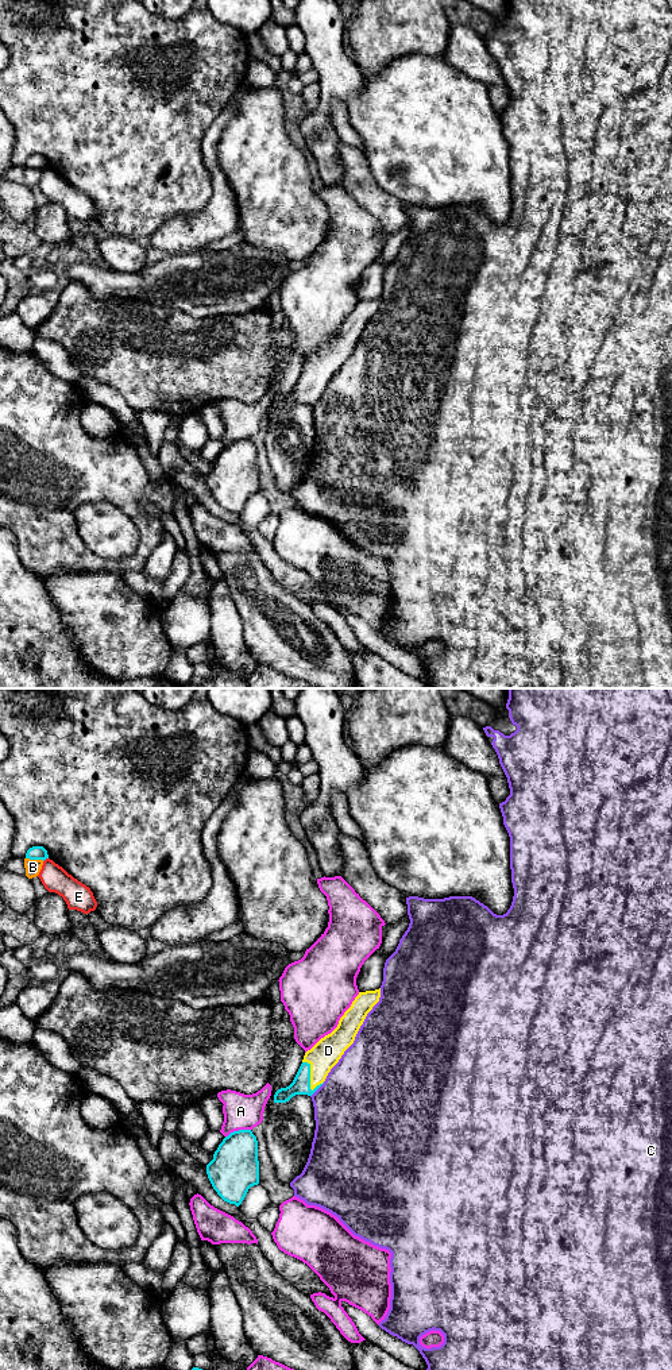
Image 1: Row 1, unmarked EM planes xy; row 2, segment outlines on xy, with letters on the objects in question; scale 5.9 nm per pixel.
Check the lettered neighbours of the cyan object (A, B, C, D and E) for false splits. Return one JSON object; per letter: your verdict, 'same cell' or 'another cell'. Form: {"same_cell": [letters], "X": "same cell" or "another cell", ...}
{"same_cell": ["D"], "A": "another cell", "B": "another cell", "C": "another cell", "D": "same cell", "E": "another cell"}

